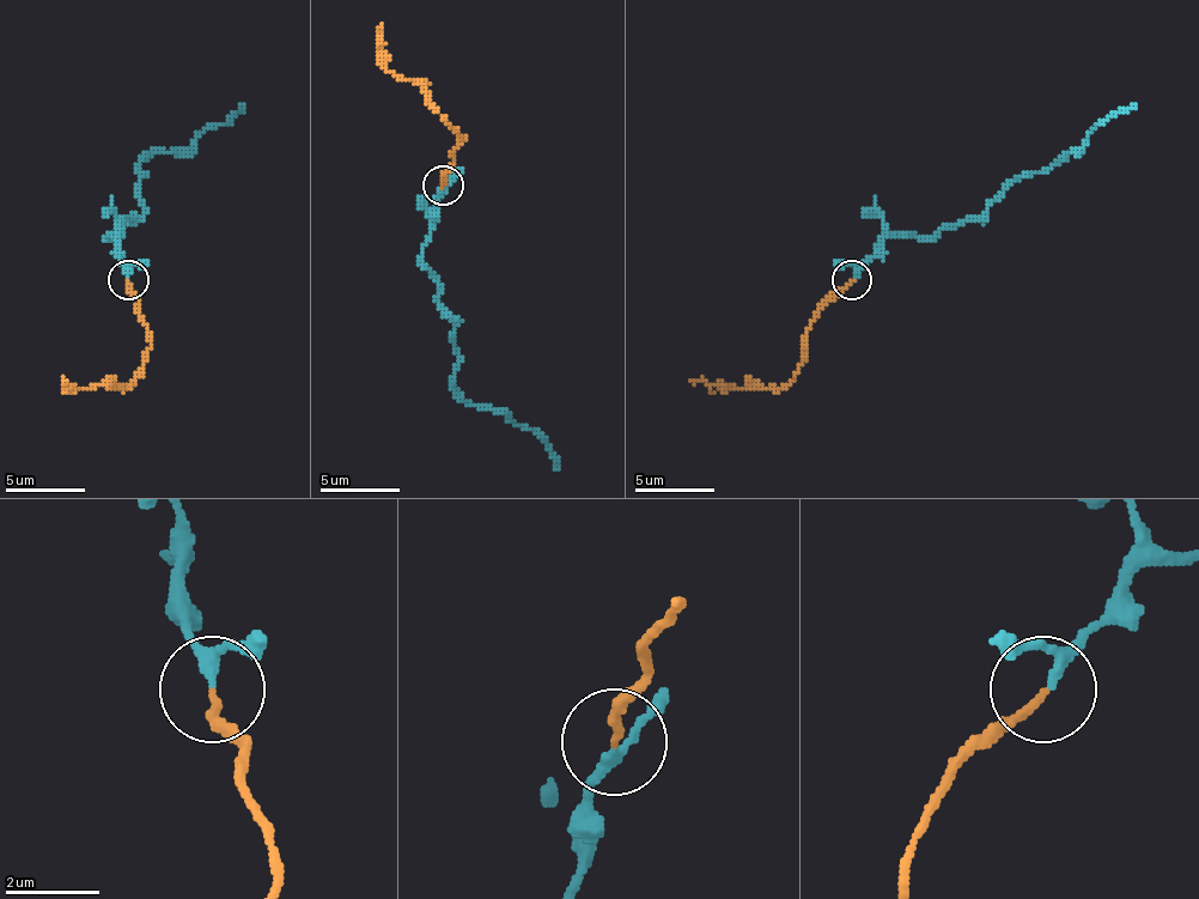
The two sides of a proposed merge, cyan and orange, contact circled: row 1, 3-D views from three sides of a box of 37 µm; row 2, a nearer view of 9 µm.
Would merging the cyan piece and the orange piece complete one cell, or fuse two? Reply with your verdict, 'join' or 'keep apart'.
join

